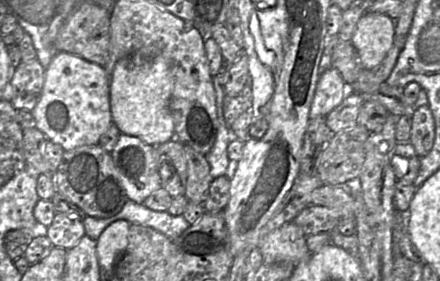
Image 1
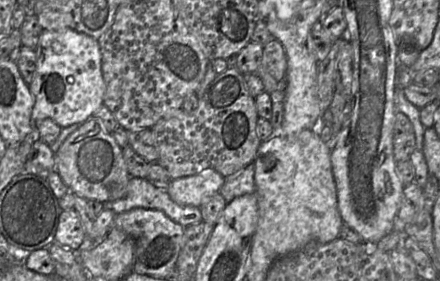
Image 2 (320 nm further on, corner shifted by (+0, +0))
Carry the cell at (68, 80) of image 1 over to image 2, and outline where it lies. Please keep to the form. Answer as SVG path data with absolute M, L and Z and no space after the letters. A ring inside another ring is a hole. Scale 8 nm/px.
M72 29L57 31L43 30L36 47L37 68L35 77L29 84L34 98L31 113L31 123L34 127L20 143L18 151L22 158L28 160L33 143L40 139L37 132L37 122L46 118L54 120L61 128L73 124L83 124L104 104L105 82L102 74L102 57L97 39Z

